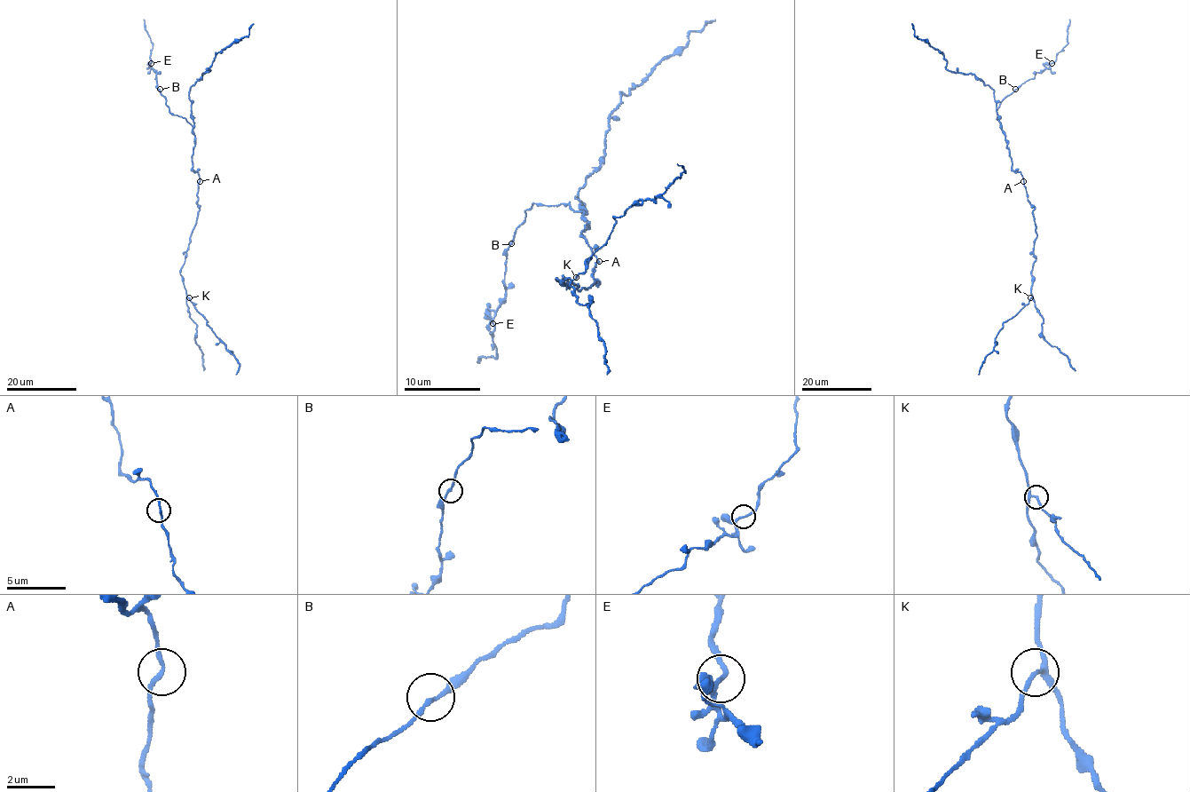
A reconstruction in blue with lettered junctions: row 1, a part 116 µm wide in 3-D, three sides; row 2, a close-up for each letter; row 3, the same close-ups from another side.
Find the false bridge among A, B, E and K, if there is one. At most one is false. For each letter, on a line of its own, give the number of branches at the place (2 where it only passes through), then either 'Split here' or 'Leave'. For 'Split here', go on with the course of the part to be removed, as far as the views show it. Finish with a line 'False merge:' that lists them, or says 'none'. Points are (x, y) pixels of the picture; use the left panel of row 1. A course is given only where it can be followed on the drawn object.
A: Branches: 2. Leave
B: Branches: 2. Leave
E: Branches: 3. Leave
K: Branches: 3. Split here. Course of the part to remove: (189, 297), (239, 363), (235, 375)
False merge: K

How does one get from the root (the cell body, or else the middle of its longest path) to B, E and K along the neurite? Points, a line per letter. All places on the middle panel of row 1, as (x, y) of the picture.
B: (597, 263), (581, 236), (587, 226), (584, 213), (566, 204), (534, 204), (524, 211), (511, 243)
E: (597, 263), (581, 236), (587, 226), (581, 211), (566, 204), (534, 204), (506, 251), (506, 301), (492, 323)
K: (597, 263), (597, 286), (579, 291), (557, 280), (576, 278)

